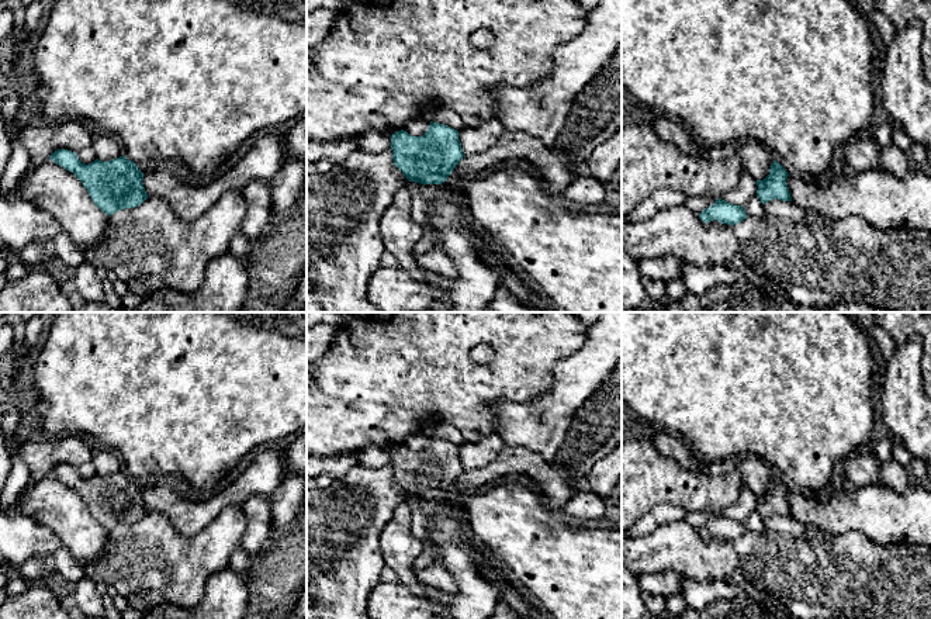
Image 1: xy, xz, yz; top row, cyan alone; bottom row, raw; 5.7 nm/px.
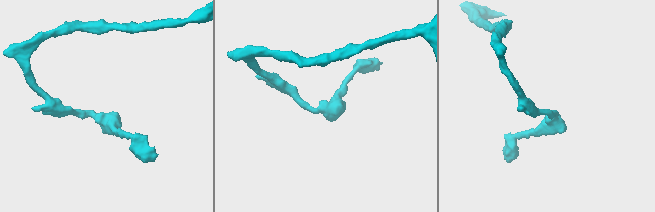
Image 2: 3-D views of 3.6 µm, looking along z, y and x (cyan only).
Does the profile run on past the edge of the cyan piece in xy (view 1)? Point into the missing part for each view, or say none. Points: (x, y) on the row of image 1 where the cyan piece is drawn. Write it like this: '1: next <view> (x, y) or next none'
1: next none

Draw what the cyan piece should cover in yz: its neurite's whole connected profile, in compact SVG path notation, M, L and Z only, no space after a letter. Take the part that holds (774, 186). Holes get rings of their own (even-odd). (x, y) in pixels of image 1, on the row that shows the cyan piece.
M773 160L769 174L764 180L757 180L757 197L761 200L762 204L778 198L782 201L792 201L789 187L786 184L788 172Z

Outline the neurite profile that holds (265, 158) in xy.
M264 135L229 167L203 186L190 186L167 170L143 176L148 197L166 201L176 217L184 222L200 218L219 197L229 190L242 190L249 181L262 179L271 181L285 160L285 138Z

